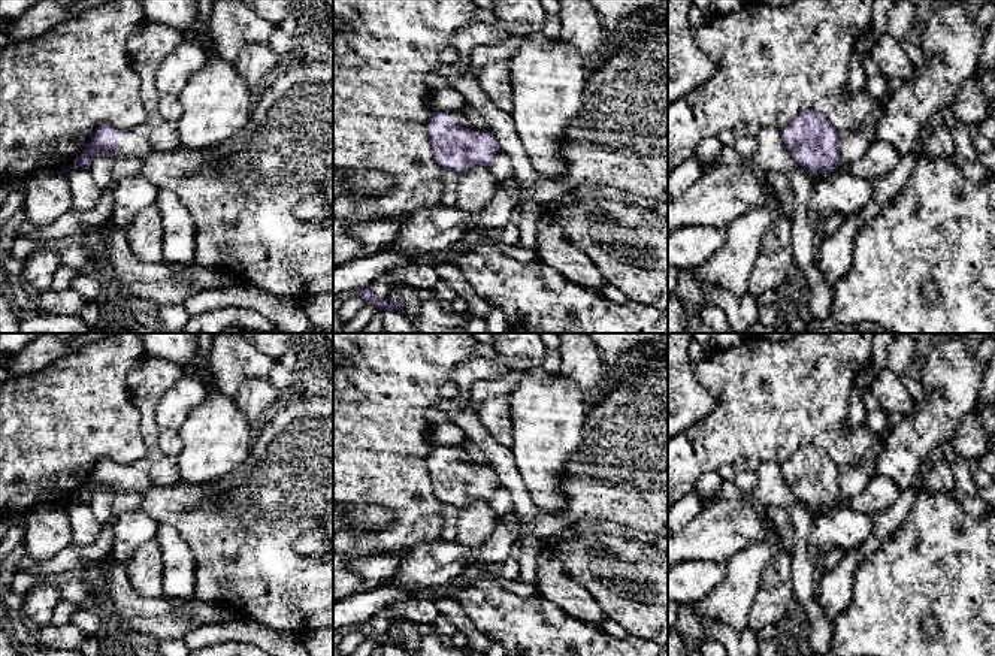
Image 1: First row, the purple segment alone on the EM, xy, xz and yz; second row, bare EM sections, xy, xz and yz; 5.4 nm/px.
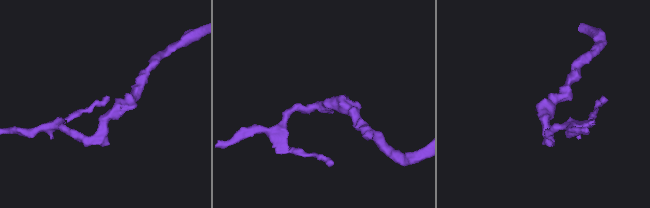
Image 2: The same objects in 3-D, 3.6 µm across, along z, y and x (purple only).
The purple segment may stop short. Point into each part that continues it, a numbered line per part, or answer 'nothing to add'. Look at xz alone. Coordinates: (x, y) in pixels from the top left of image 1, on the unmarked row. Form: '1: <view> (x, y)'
1: xz (466, 452)

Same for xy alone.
1: xy (132, 478)

